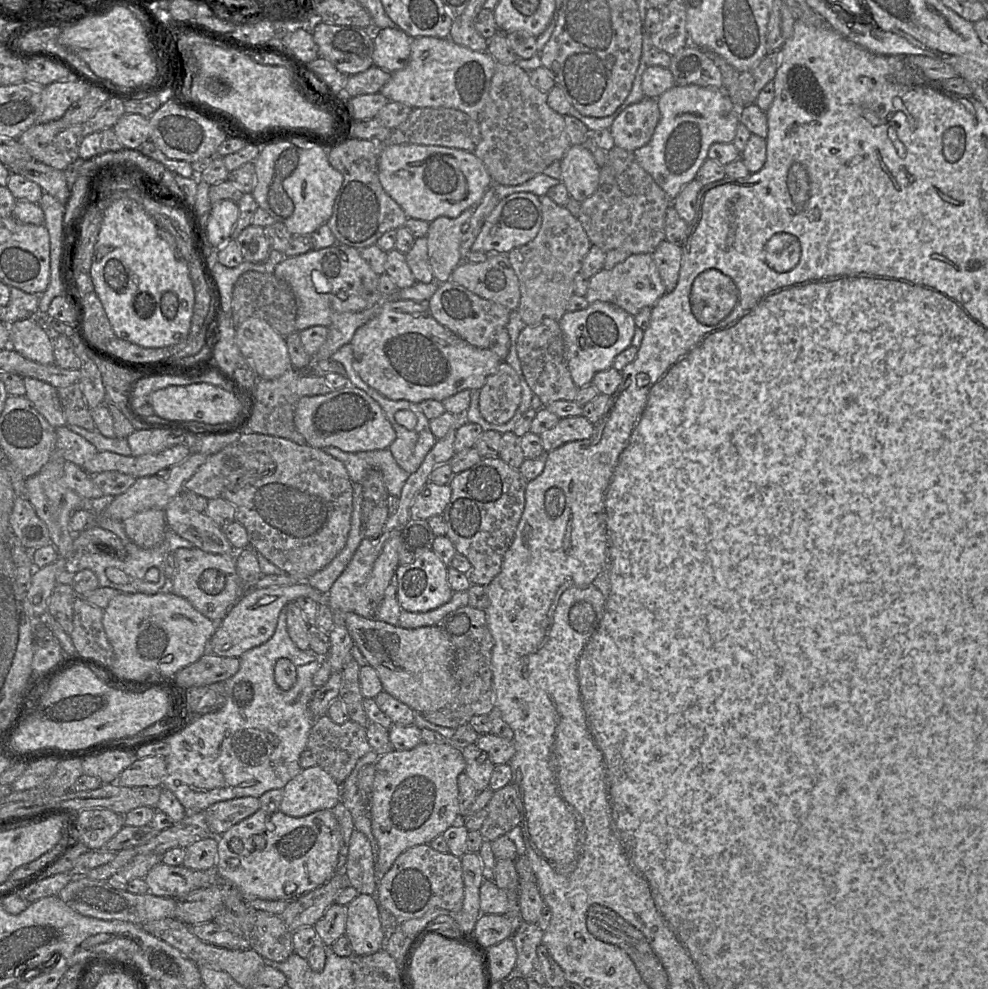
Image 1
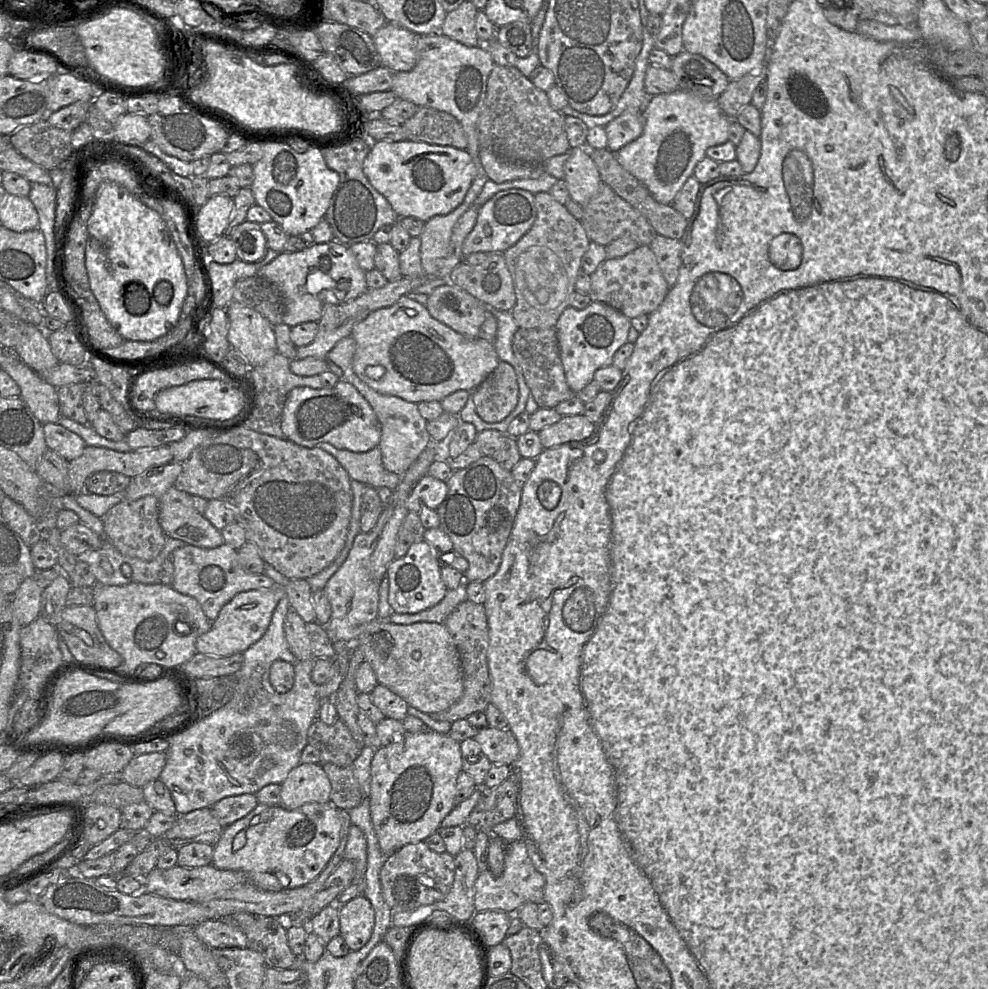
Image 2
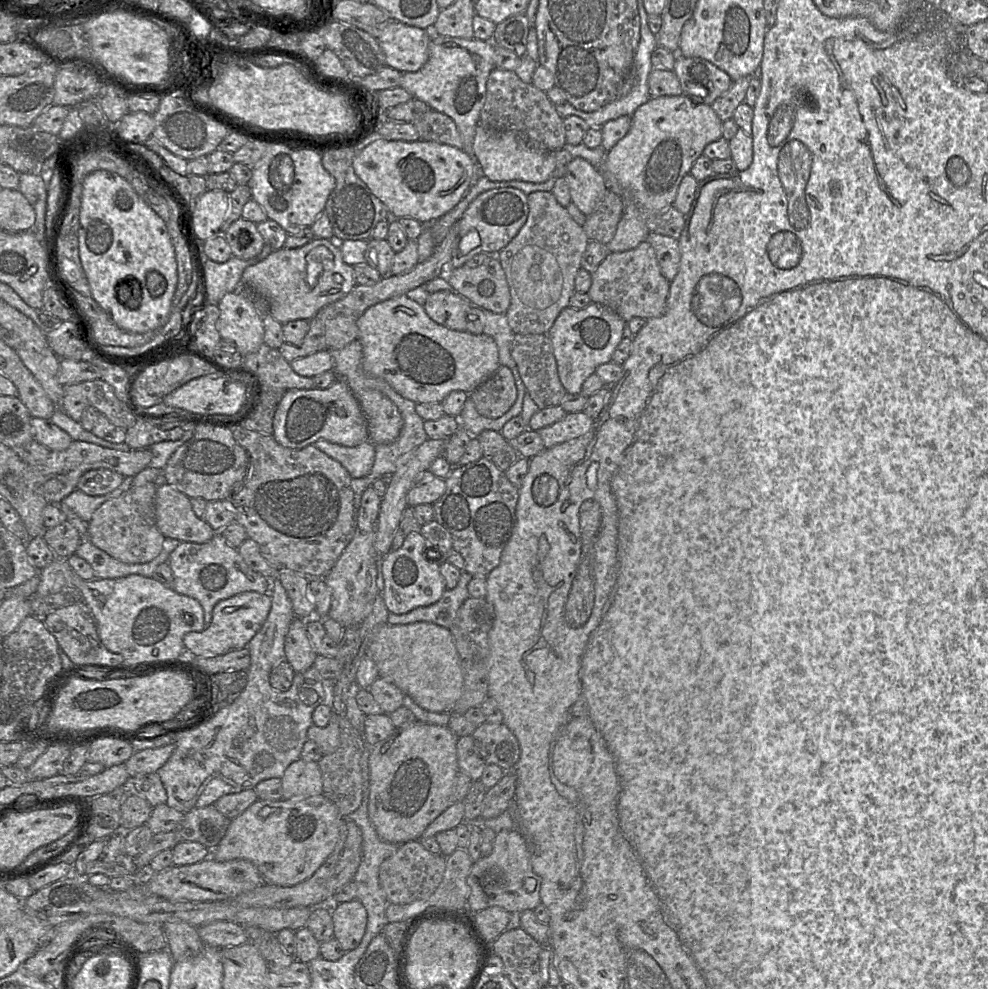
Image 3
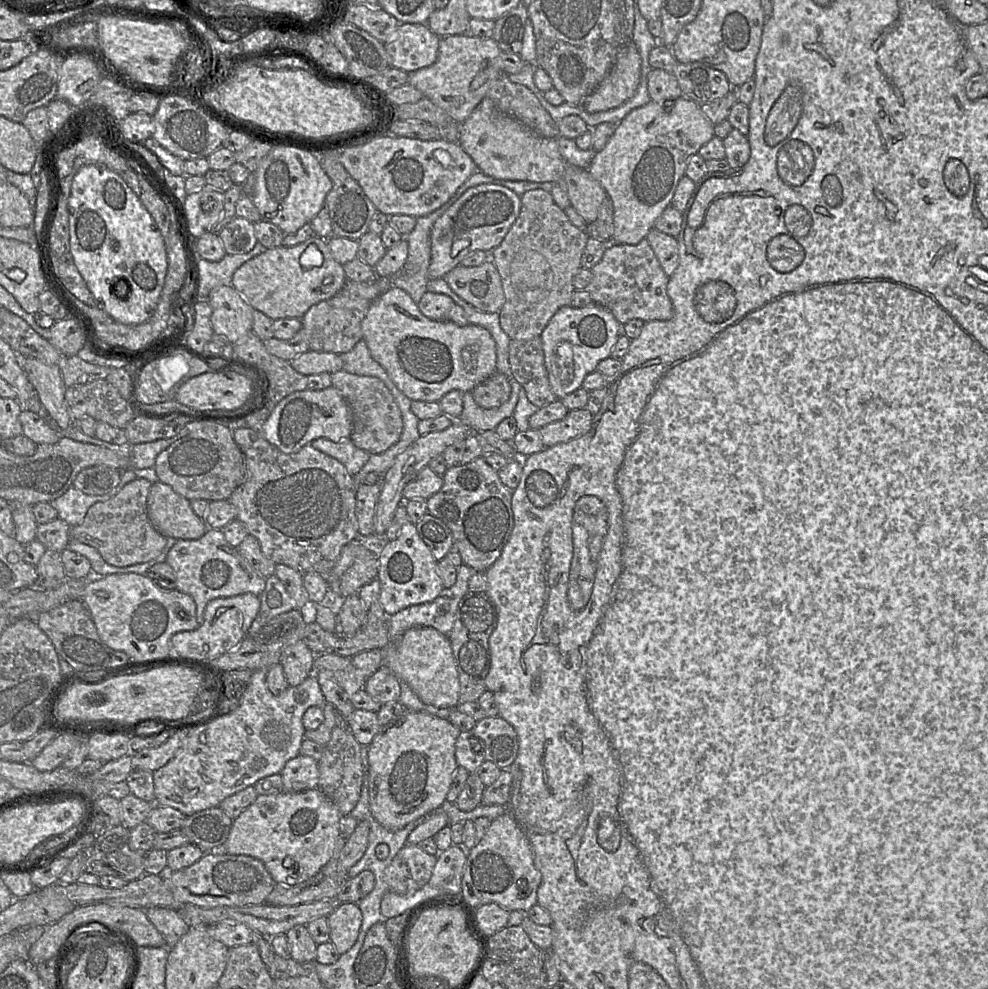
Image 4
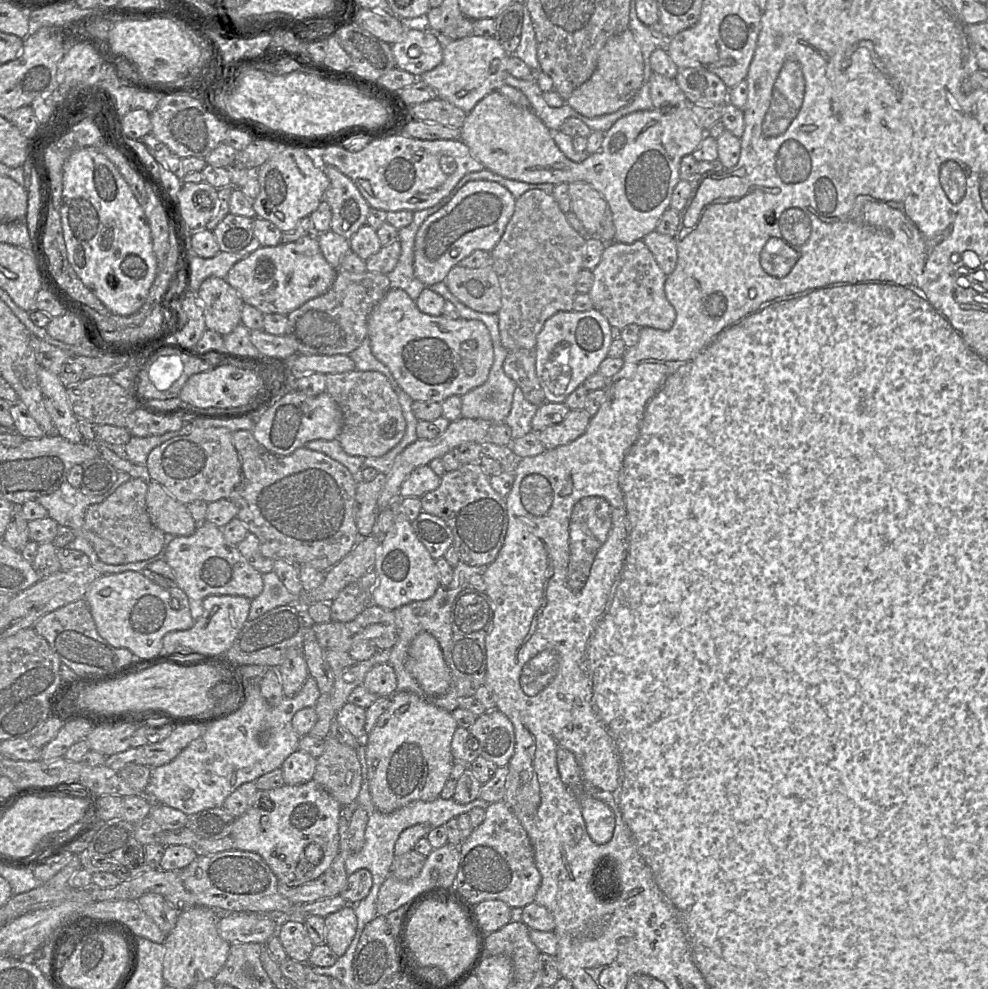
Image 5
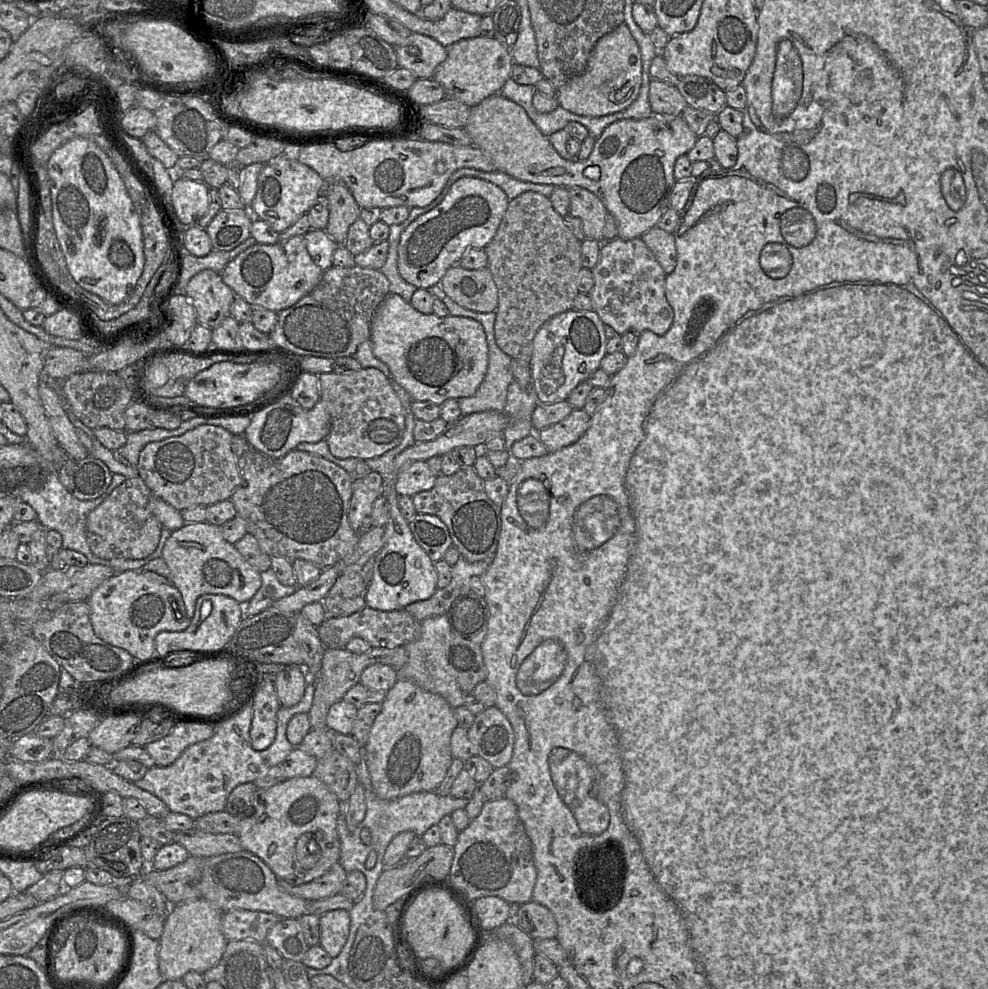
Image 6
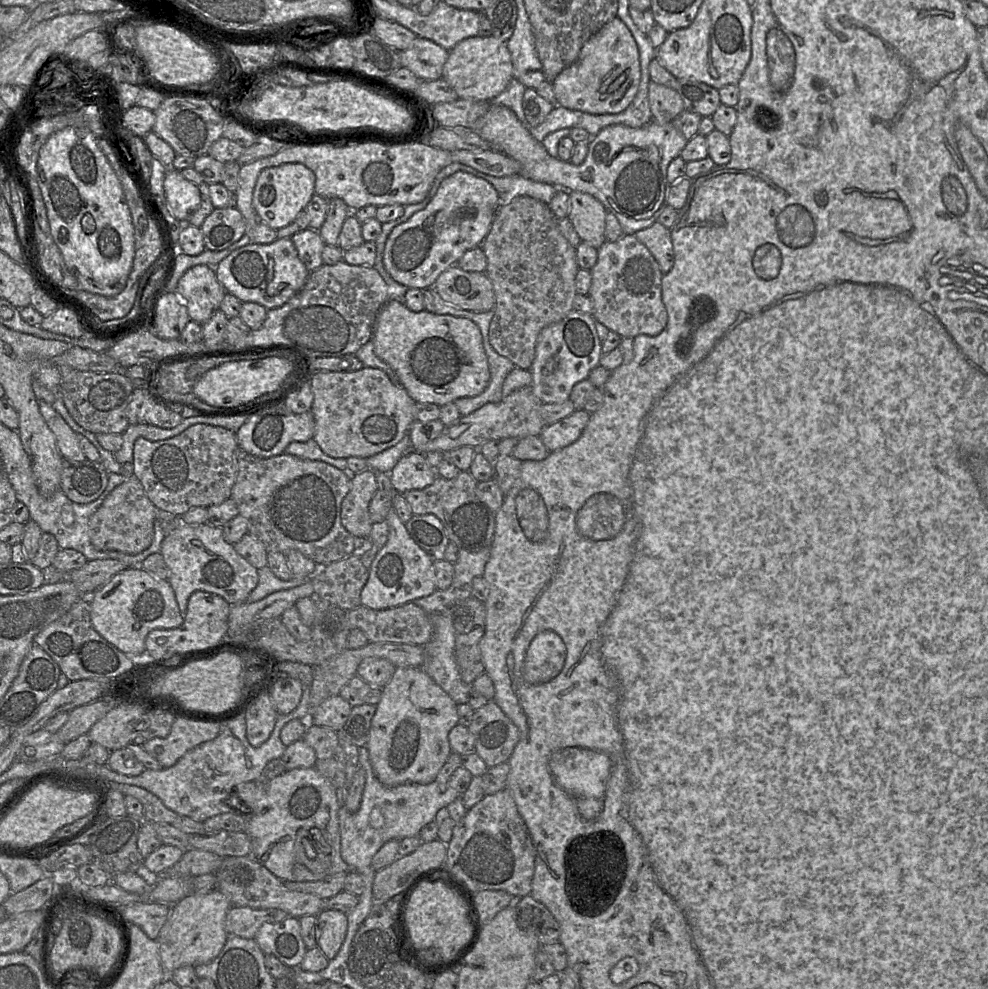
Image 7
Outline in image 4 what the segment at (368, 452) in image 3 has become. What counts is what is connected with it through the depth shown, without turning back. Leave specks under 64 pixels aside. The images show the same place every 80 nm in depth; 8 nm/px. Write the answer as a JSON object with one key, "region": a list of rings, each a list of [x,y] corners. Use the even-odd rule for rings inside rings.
{"region":[[[318,438],[309,444],[342,463],[351,476],[358,474],[370,458],[367,451],[357,448],[350,439],[332,442],[326,438]]]}

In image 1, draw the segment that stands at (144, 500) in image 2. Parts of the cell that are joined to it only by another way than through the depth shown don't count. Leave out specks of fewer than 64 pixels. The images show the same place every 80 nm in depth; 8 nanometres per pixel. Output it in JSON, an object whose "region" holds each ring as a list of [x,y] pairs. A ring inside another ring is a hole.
{"region":[[[147,509],[123,521],[127,537],[142,549],[161,544],[167,528],[164,509]]]}

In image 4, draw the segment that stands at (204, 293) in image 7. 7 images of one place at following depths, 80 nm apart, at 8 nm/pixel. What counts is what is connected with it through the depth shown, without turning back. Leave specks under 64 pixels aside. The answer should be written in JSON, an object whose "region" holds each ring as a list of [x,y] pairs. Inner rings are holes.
{"region":[[[232,285],[214,288],[208,303],[212,309],[210,321],[214,333],[236,343],[252,331],[254,309]]]}

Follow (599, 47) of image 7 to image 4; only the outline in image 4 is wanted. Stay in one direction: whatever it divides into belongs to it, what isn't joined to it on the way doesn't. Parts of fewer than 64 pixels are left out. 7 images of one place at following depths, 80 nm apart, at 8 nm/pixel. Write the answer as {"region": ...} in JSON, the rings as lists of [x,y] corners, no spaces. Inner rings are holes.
{"region":[[[631,40],[620,47],[607,76],[579,106],[588,113],[621,106],[635,94],[640,83],[640,75],[641,56]]]}

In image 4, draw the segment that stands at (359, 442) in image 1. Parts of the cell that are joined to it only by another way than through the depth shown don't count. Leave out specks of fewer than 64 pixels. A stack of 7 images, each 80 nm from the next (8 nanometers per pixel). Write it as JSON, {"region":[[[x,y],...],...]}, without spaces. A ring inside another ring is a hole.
{"region":[[[337,389],[295,391],[283,398],[262,426],[262,435],[284,453],[294,453],[318,438],[332,442],[349,439],[352,432],[352,413]]]}

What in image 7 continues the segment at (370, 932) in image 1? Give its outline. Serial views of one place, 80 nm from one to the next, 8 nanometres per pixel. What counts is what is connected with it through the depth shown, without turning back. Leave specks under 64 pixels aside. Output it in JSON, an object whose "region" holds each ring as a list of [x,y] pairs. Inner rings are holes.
{"region":[[[324,909],[317,916],[316,945],[328,960],[339,952],[348,929],[347,914]]]}

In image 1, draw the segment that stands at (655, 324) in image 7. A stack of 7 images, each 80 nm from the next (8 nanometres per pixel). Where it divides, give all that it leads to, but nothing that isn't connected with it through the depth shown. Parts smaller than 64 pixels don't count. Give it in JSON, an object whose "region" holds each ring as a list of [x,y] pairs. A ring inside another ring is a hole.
{"region":[[[640,253],[631,254],[612,269],[603,268],[590,277],[585,298],[589,304],[602,301],[635,316],[644,307],[652,308],[666,292],[652,254]]]}

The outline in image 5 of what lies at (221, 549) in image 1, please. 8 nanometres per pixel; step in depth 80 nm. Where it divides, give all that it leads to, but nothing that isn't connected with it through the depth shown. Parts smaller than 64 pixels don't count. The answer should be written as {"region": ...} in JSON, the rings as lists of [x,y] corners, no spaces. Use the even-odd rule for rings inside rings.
{"region":[[[148,482],[146,503],[153,525],[162,532],[174,536],[189,536],[195,532],[198,523],[191,516],[187,504],[175,499],[158,482]]]}

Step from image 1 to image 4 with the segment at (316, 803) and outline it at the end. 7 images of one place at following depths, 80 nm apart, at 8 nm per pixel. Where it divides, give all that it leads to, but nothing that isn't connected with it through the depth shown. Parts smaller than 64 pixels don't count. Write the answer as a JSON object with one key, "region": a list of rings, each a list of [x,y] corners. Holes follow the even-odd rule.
{"region":[[[299,754],[285,764],[281,775],[285,792],[296,793],[318,788],[318,761]]]}

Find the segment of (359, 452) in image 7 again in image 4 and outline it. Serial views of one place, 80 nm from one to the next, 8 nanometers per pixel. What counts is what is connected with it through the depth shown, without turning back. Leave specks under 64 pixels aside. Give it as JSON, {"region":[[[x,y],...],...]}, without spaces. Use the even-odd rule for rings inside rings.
{"region":[[[340,370],[331,374],[331,386],[339,391],[351,410],[352,432],[349,439],[357,448],[375,455],[398,442],[403,432],[403,419],[393,395],[380,379]]]}

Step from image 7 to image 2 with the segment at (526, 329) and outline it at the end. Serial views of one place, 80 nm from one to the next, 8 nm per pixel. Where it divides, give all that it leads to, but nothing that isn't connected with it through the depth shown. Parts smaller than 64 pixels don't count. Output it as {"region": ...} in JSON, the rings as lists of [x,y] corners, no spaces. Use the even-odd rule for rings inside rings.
{"region":[[[549,192],[534,194],[534,202],[537,213],[532,227],[503,252],[516,296],[511,313],[519,328],[555,328],[562,312],[570,307],[572,295],[576,292],[576,279],[582,270],[582,257],[590,240],[581,222]],[[539,289],[548,291],[549,298],[545,304],[540,303],[535,296]]]}

